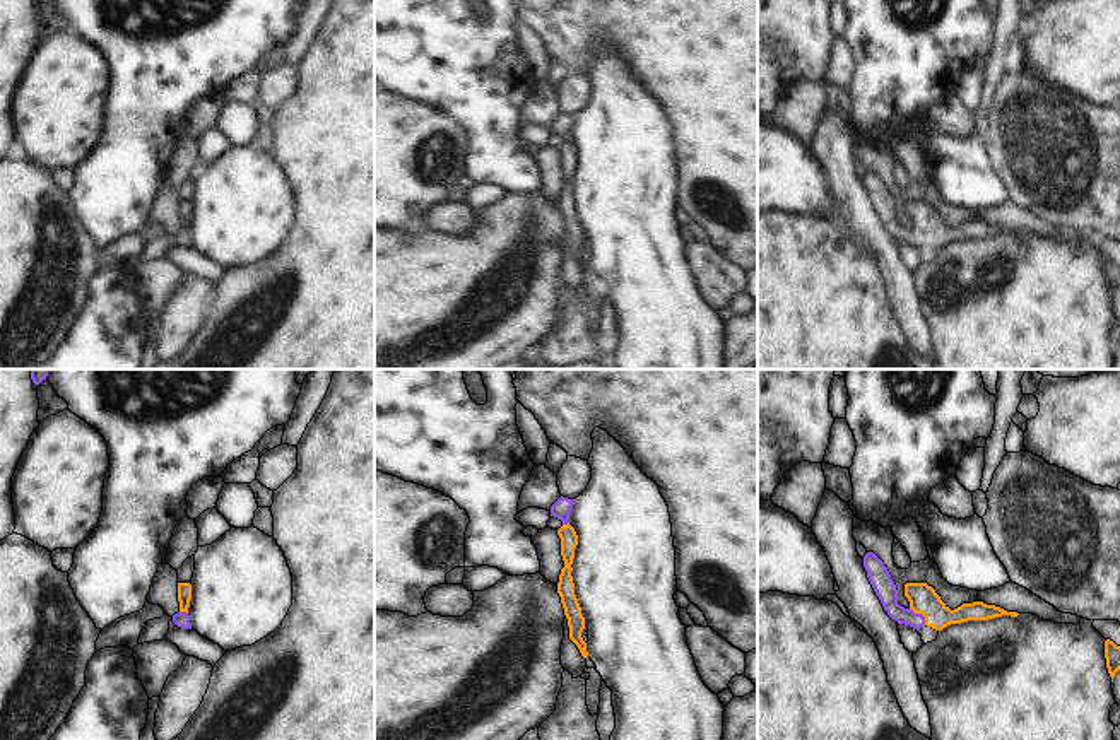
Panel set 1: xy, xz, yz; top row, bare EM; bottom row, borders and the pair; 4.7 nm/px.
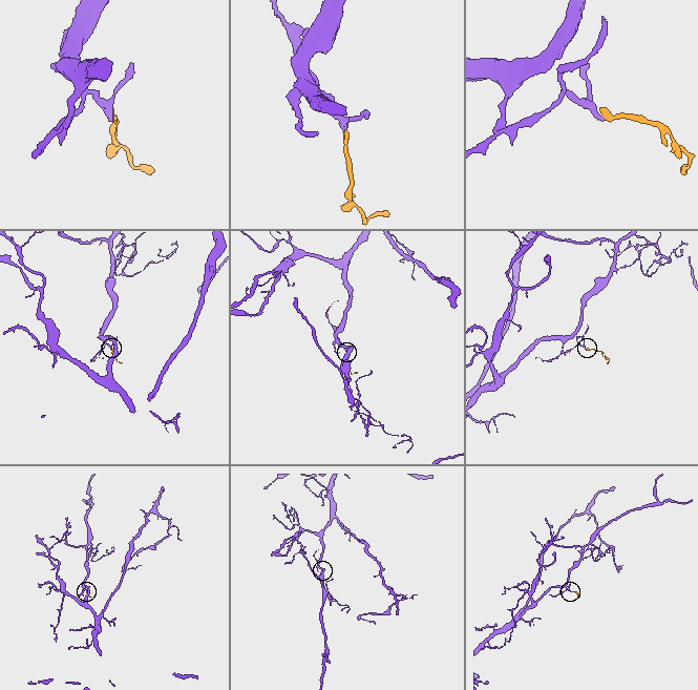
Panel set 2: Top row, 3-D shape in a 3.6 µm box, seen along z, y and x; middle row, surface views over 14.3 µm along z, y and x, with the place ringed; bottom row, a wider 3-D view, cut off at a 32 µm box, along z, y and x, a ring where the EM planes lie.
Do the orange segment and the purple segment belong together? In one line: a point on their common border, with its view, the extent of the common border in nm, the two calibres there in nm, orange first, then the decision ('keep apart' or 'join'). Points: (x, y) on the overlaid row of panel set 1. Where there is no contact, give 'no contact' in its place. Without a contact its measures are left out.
yz (920, 612) | 120 nm | 130/100 nm | join

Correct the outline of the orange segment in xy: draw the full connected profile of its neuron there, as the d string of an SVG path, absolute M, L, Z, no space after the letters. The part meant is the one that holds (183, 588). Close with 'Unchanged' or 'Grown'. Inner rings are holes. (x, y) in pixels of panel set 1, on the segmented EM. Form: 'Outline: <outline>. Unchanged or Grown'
Outline: M178 583L180 612L173 615L173 622L181 629L192 629L188 615L190 600L192 600L192 584Z. Grown

